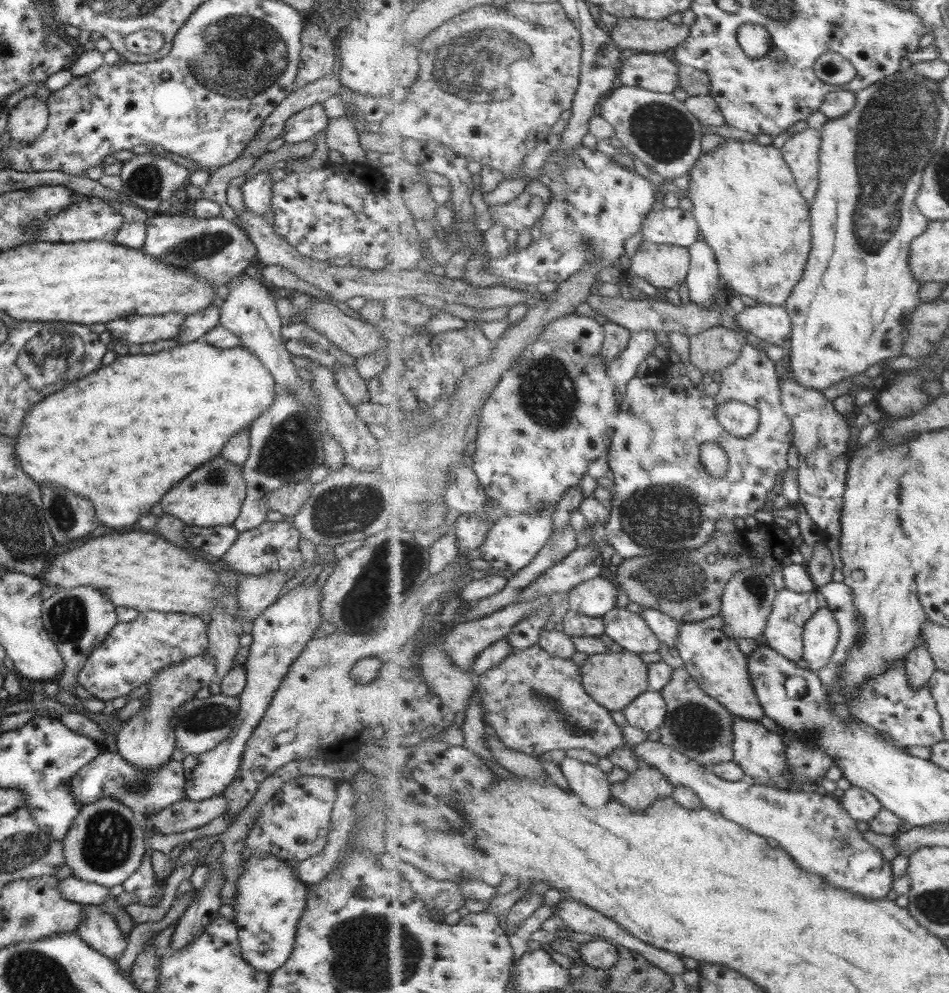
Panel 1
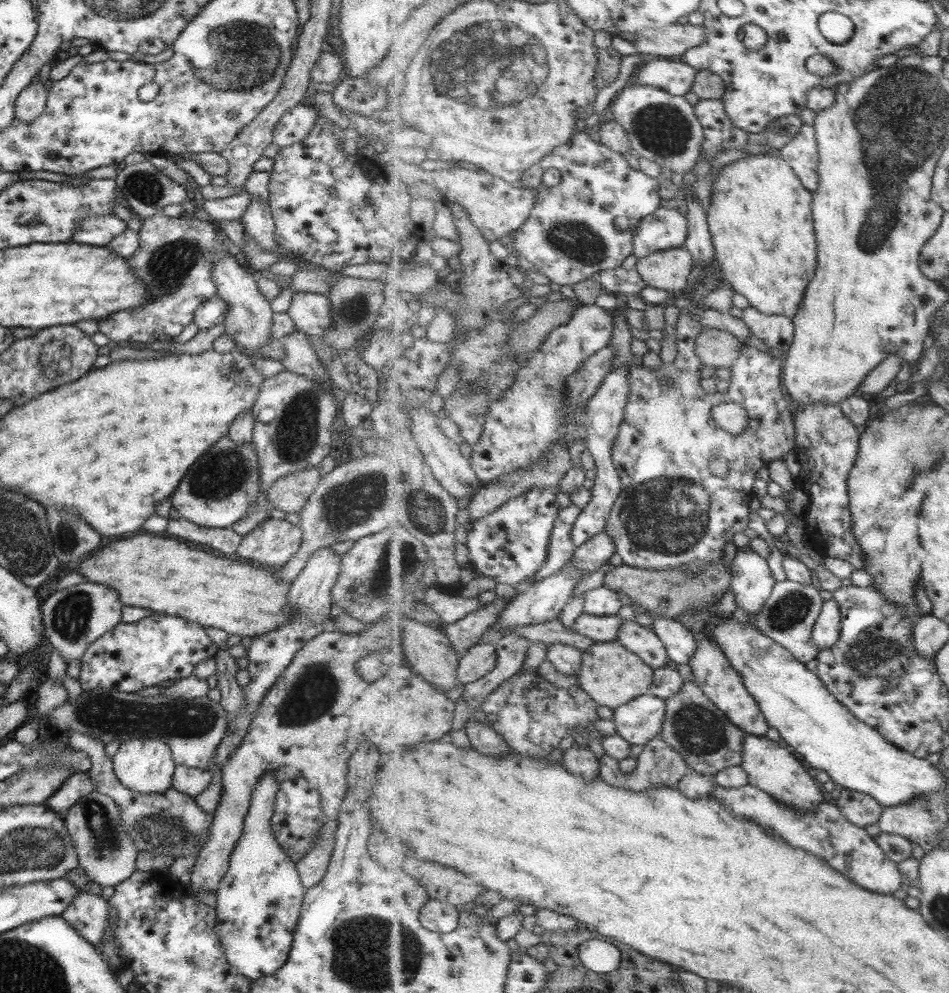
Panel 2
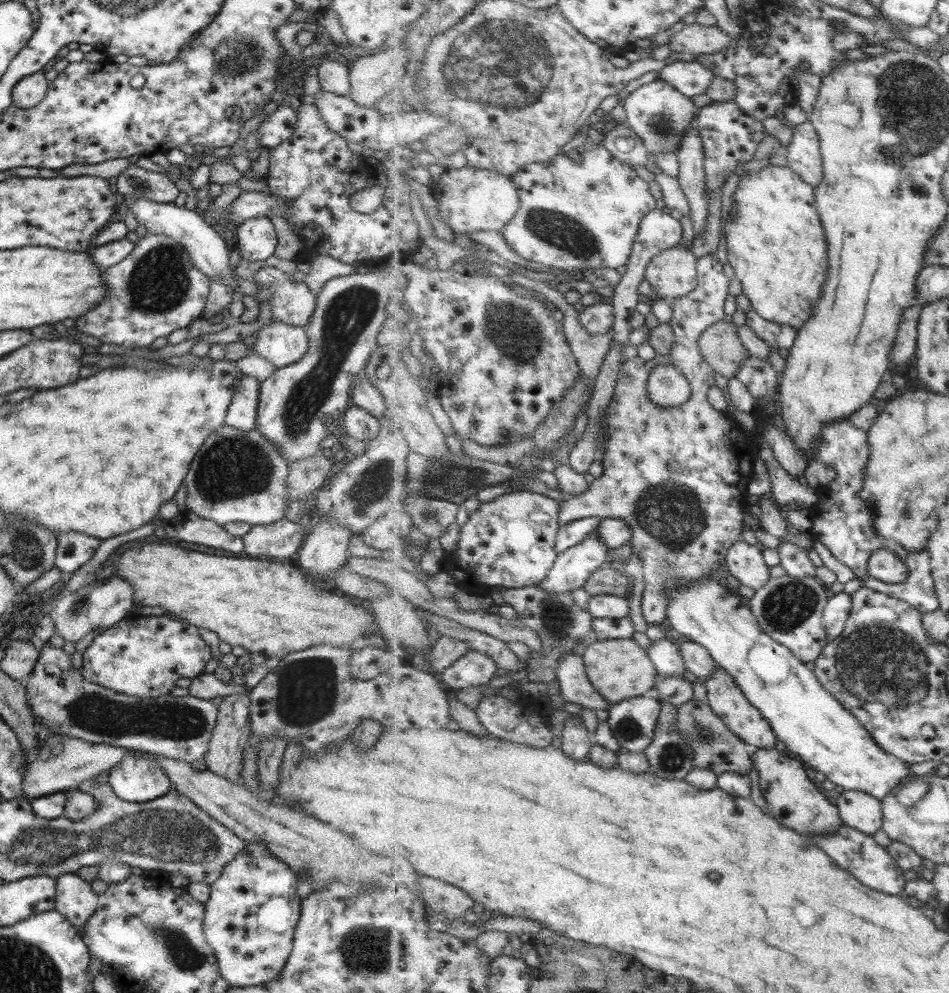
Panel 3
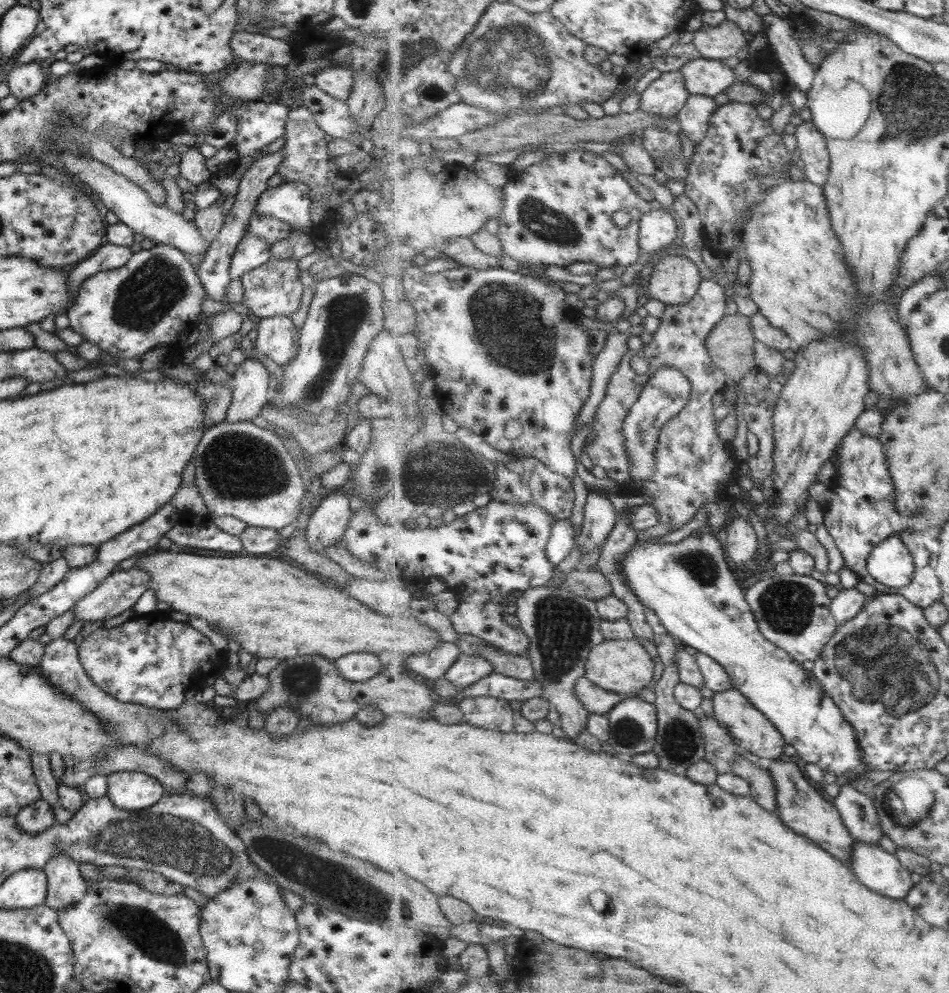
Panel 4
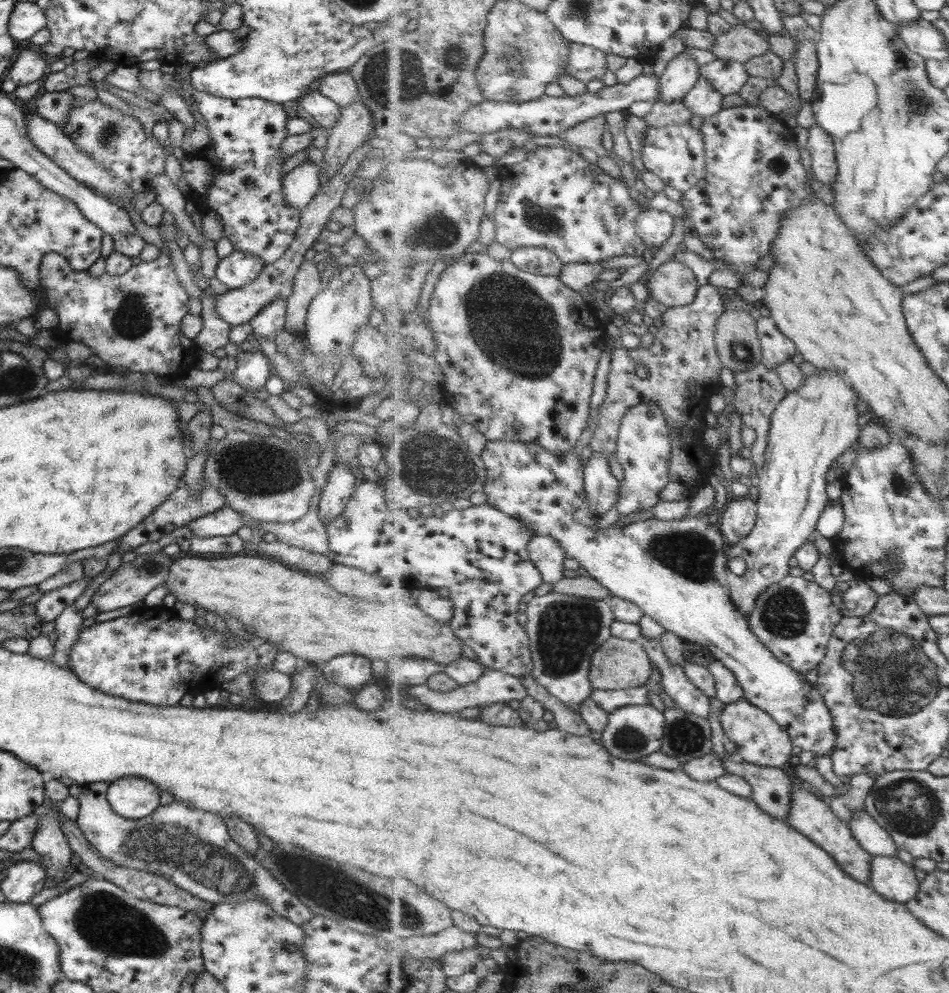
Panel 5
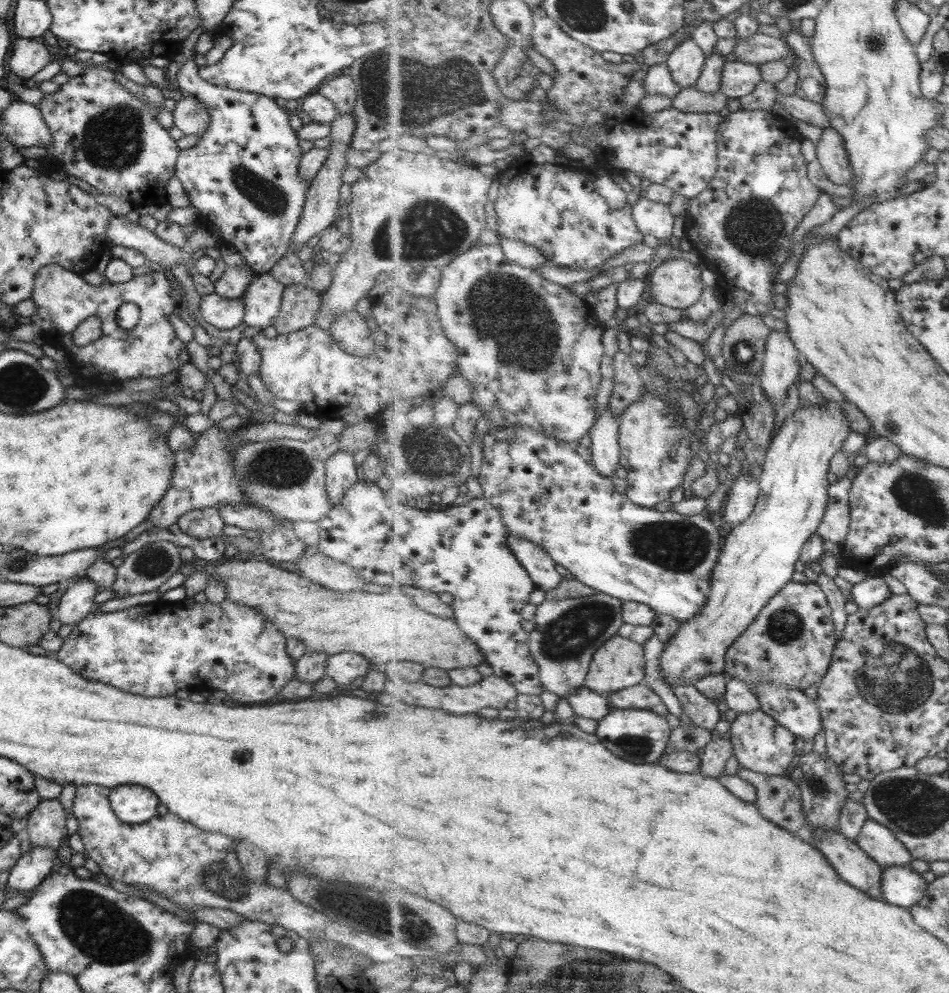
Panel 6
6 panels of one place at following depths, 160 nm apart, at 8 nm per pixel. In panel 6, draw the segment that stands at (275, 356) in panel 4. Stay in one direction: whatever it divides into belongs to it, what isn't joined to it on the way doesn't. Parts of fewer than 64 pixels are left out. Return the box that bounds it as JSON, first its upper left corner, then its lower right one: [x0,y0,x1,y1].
[242,273,285,329]

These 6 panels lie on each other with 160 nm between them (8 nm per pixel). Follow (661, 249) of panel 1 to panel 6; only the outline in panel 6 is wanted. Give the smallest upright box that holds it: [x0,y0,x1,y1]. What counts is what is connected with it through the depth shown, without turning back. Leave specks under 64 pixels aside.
[648,259,704,309]

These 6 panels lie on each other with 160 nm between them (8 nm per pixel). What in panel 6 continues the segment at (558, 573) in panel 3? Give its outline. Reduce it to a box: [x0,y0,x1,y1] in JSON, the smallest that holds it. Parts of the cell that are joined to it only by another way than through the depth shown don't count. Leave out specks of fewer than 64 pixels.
[589,407,622,478]

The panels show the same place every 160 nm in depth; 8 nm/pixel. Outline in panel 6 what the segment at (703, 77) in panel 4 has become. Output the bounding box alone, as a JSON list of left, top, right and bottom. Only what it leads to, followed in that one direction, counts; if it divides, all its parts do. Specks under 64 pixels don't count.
[721,61,763,98]

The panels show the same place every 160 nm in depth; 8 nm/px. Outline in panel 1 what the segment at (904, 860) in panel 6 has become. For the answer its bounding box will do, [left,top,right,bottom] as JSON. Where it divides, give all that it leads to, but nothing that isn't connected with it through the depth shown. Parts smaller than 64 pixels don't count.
[840,786,884,826]

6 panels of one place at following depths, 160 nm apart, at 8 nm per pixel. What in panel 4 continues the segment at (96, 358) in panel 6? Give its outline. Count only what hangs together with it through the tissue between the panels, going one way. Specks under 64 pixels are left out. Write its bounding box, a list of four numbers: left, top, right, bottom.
[65,243,204,362]

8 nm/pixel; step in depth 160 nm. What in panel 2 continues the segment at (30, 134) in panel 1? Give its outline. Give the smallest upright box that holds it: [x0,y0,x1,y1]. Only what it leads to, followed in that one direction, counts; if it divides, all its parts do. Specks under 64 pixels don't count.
[14,83,47,123]

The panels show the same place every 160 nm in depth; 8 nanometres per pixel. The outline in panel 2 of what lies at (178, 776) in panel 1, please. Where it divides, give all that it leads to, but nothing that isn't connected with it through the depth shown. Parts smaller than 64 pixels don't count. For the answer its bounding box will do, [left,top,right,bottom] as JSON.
[43,772,96,816]

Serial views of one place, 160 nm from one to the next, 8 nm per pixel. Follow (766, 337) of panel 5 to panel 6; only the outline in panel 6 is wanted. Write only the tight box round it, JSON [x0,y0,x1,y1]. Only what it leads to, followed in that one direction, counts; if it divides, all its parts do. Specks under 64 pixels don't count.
[760,332,803,407]

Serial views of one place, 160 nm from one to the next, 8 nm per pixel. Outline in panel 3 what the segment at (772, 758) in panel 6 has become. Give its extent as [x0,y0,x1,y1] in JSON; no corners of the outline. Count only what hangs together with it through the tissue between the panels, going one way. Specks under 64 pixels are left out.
[706,666,778,748]

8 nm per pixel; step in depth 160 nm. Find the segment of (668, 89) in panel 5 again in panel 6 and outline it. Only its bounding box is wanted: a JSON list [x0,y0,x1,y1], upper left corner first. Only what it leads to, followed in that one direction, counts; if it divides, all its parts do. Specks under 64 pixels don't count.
[665,38,706,89]

